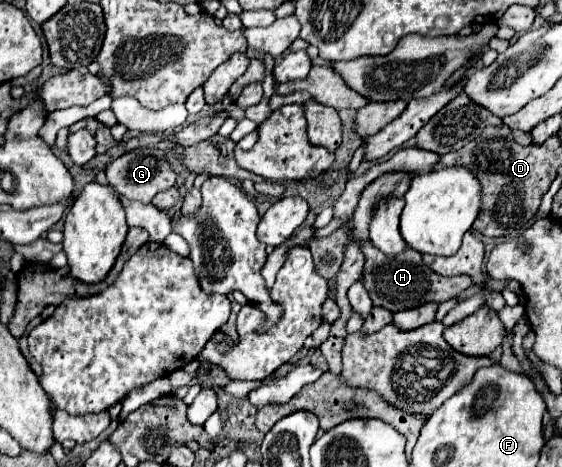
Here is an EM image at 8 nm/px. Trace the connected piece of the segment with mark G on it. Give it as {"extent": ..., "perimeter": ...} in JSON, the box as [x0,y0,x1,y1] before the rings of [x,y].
{"extent":[106,148,176,202],"perimeter":[[[136,148],[132,152],[126,152],[112,160],[106,168],[106,178],[108,182],[118,190],[120,196],[130,198],[130,200],[140,200],[140,202],[152,202],[152,198],[168,190],[176,184],[176,172],[172,170],[172,164],[164,154],[150,154],[150,152],[160,152],[160,150],[146,150],[146,148]]]}

